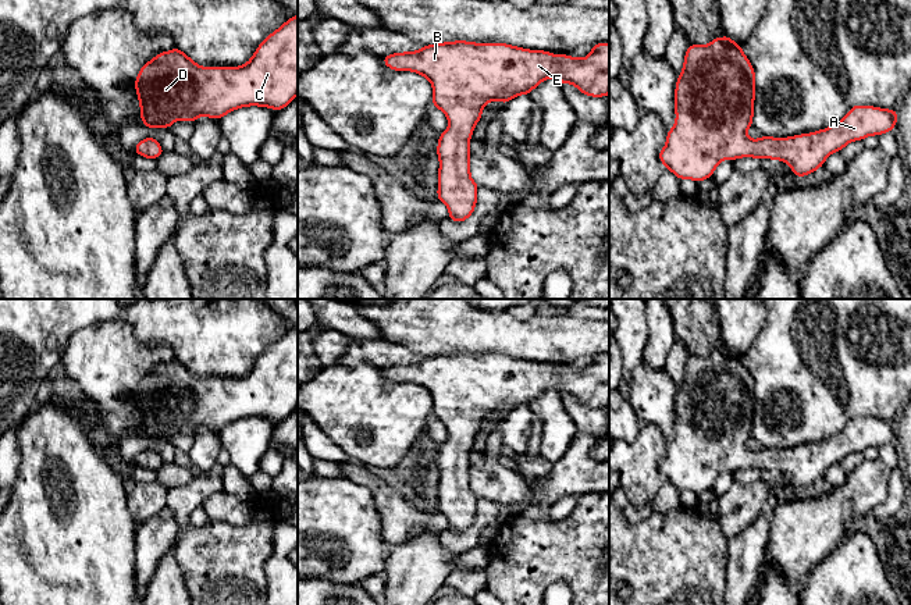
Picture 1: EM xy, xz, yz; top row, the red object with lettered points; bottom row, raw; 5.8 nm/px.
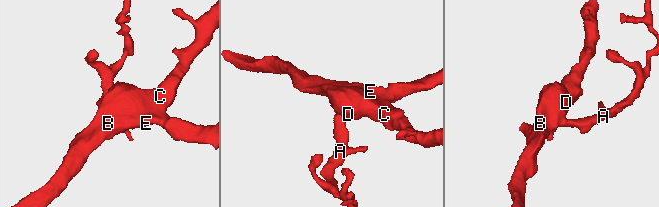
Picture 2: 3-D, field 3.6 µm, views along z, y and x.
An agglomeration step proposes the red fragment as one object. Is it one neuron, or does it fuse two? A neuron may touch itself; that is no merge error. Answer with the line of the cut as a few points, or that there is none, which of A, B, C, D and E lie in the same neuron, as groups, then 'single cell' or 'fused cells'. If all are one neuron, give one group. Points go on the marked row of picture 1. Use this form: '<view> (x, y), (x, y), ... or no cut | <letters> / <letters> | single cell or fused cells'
no cut | A B C D E | single cell

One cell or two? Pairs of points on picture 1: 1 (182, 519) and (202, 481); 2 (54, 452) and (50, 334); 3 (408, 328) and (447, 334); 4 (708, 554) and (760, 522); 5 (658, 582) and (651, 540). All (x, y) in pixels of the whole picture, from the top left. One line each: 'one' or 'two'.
1: one
2: two
3: one
4: two
5: one

